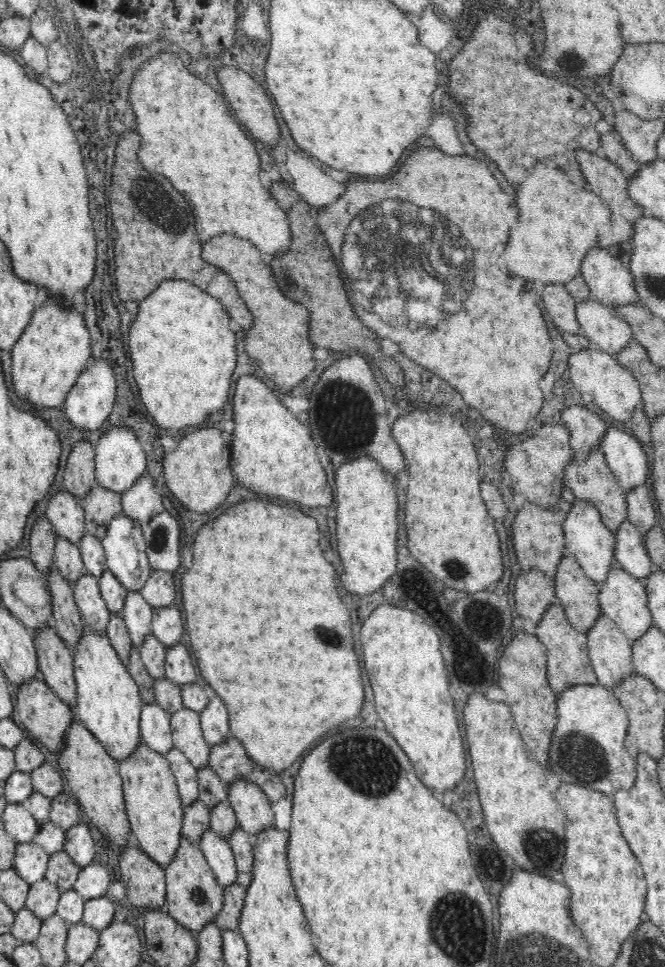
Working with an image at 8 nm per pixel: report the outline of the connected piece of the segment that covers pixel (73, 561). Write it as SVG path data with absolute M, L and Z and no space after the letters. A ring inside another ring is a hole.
M58 536L55 540L53 566L60 571L62 578L72 585L85 571L79 548L74 543L70 543L70 540L66 541L66 538Z

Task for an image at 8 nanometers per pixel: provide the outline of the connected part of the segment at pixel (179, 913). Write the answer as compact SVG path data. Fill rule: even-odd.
M183 833L176 858L165 869L165 881L166 904L164 909L176 919L176 922L180 923L180 926L188 929L192 934L199 934L206 923L214 921L215 916L219 915L224 902L223 888L218 884L216 876L207 864L199 844L189 842Z

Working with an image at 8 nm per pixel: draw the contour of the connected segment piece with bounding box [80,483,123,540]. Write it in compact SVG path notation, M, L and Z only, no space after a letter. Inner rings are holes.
M96 483L88 492L88 496L80 502L85 514L87 534L102 540L110 521L122 513L121 496L116 492L108 492Z

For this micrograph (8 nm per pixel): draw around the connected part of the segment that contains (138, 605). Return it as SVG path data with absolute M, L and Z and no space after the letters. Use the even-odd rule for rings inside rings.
M128 591L123 606L123 619L134 646L140 648L151 632L152 606L146 602L141 591Z

